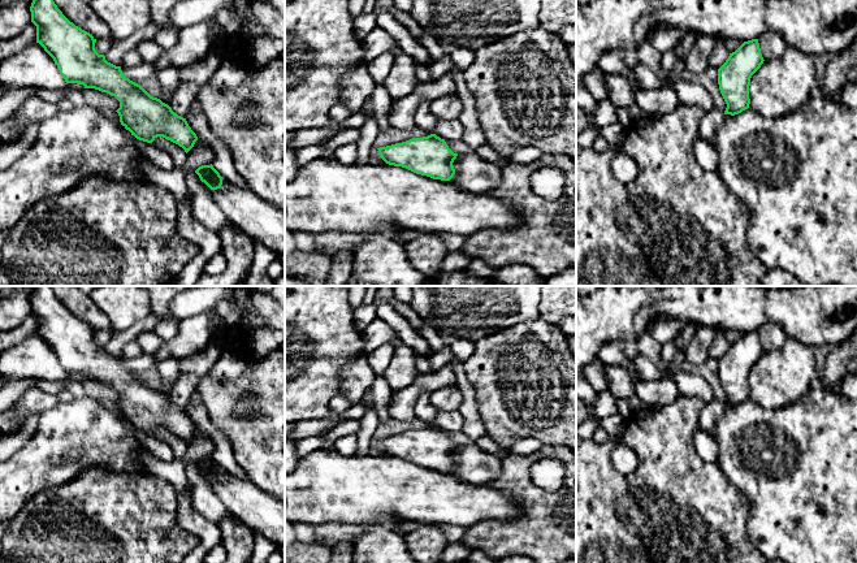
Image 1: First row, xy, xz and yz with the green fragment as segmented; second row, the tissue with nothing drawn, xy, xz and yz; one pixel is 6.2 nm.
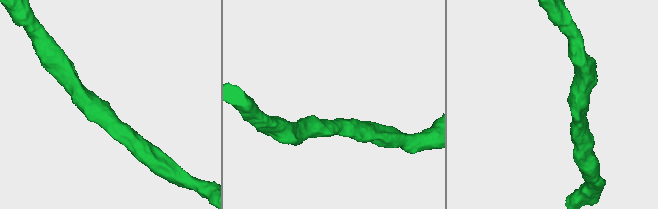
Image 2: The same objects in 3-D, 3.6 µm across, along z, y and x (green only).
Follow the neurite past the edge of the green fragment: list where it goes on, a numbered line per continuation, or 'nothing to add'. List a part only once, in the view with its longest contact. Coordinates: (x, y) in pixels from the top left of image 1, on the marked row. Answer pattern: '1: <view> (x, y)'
nothing to add

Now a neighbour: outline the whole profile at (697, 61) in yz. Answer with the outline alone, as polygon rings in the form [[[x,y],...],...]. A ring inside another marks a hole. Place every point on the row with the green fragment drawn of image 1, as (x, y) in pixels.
[[[697,35],[685,59],[685,68],[692,73],[706,72],[709,68],[709,57],[719,39],[718,35]]]

